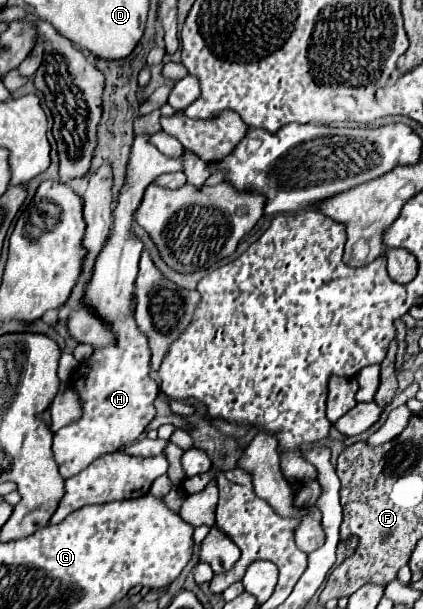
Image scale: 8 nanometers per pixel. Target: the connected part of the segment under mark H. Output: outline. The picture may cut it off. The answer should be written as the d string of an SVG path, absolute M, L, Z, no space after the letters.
M136 136L132 144L132 154L128 162L128 178L126 186L120 194L120 202L114 210L114 226L112 234L100 252L100 258L96 260L96 270L92 274L92 282L84 288L84 298L90 308L94 308L116 332L118 340L116 344L110 344L108 348L94 350L94 354L80 364L80 368L72 376L74 388L80 392L80 400L84 406L84 416L74 422L72 426L66 426L54 434L54 460L60 468L60 474L64 478L76 476L82 472L88 464L92 464L102 454L116 452L130 442L138 440L138 436L144 432L146 424L154 418L154 400L158 394L156 380L150 378L148 362L150 362L150 350L146 344L144 334L138 332L134 316L132 316L132 290L134 280L138 274L138 260L142 252L142 242L134 236L134 212L138 208L138 202L146 190L146 186L152 182L152 178L164 174L164 172L178 172L182 170L183 161L180 158L164 158L154 146L148 144L148 136Z

